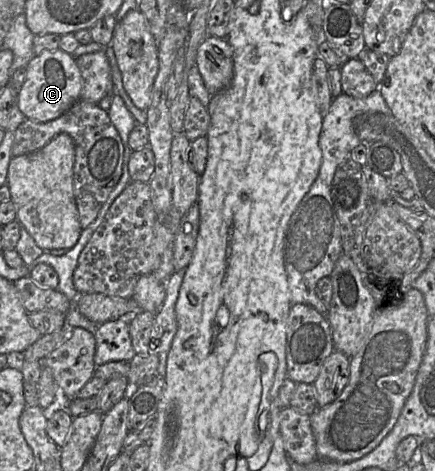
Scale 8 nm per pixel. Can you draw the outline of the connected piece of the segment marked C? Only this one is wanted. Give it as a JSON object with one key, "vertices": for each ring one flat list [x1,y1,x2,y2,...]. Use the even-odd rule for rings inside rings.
{"vertices":[[57,49,35,55,25,67,26,77,17,93,18,108,34,122,48,122,63,115,81,99,83,80,75,58]]}

